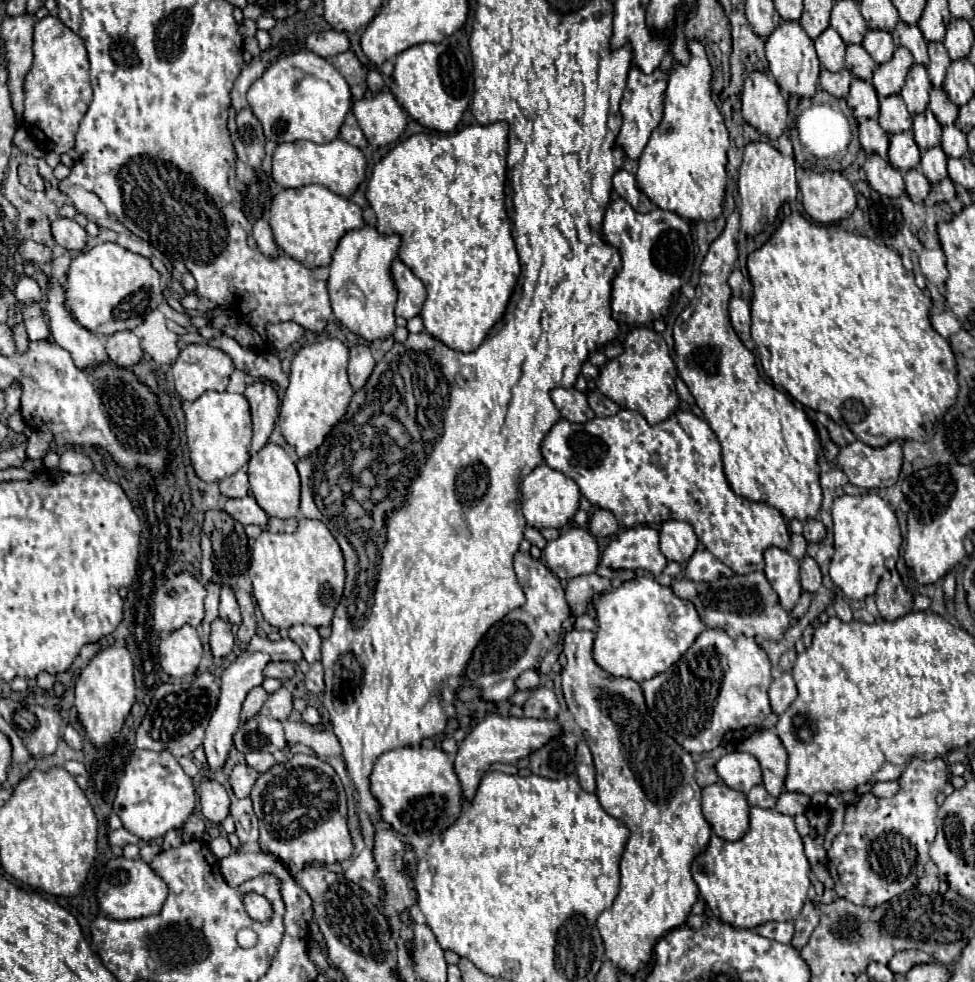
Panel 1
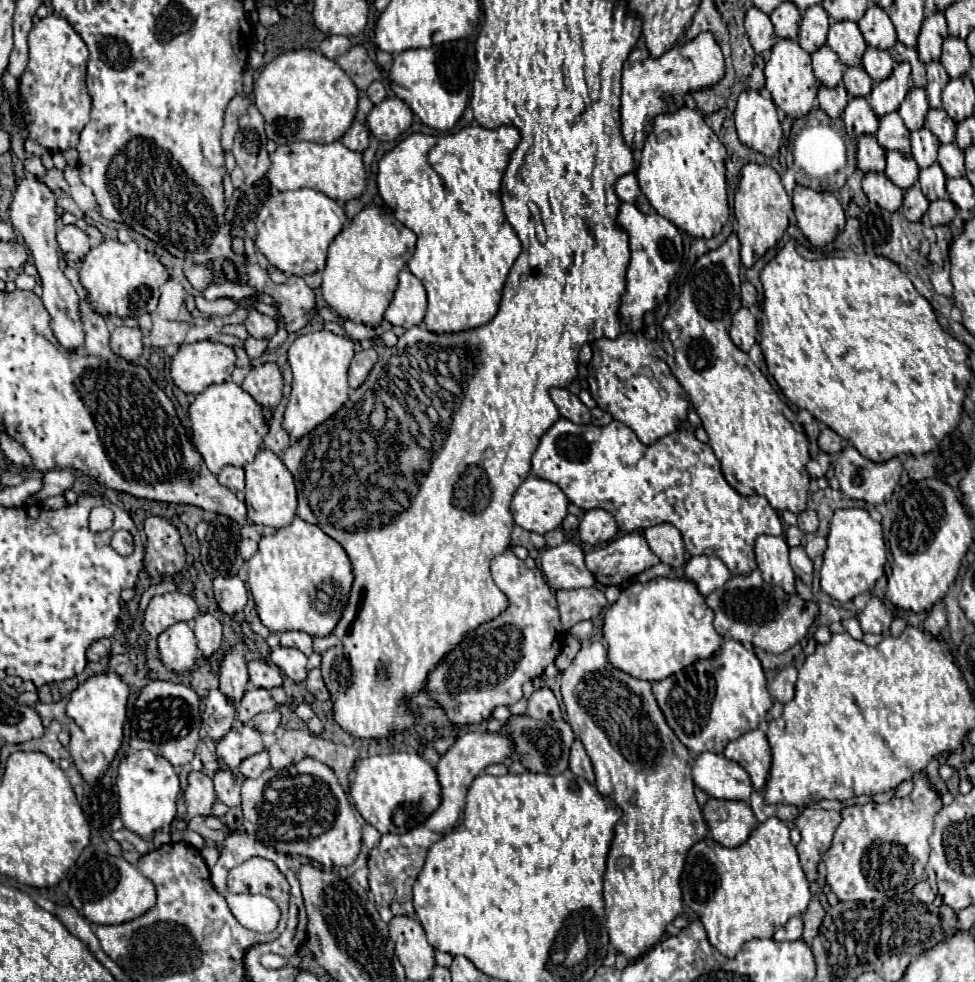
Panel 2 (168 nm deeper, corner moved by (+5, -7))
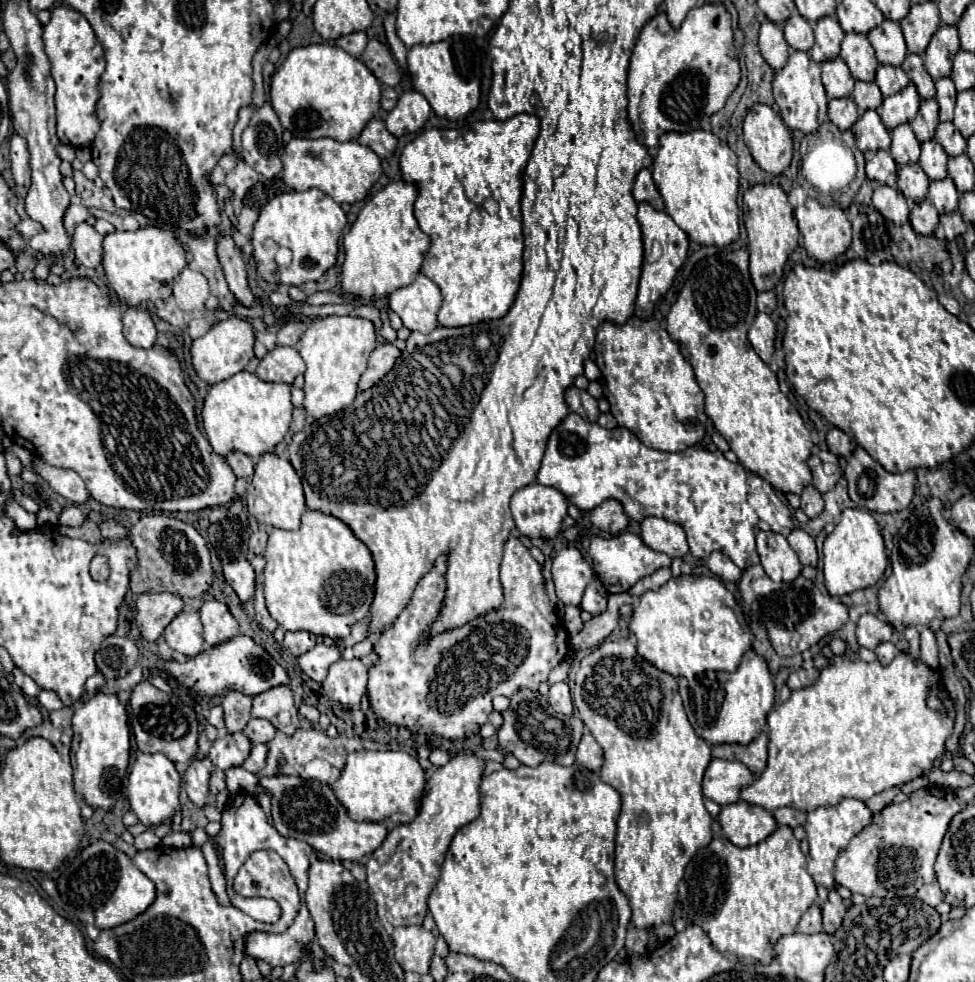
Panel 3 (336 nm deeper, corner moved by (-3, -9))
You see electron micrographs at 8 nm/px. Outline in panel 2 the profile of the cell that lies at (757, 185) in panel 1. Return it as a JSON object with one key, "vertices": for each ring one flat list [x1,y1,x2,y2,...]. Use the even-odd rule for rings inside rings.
{"vertices":[[747,163,741,169,741,179,735,189,735,217,737,237,741,243,741,263,751,267,769,247,775,247,789,225,789,213,793,211,791,197,787,195,779,173,769,165]]}

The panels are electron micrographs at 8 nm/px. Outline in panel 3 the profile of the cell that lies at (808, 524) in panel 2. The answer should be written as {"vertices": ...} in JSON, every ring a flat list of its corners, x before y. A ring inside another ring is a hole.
{"vertices":[[807,485,803,489,803,493,801,493,801,509,807,513,807,517,817,517,823,511,821,493,813,485]]}

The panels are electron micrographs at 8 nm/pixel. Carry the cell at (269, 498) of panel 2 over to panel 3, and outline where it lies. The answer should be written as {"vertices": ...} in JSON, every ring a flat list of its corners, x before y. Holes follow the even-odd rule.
{"vertices":[[265,453,255,463,255,475,251,489,247,493,247,509,259,523,279,527,279,529,299,529,301,515,305,513,305,495,301,479,297,477,293,465,273,453]]}

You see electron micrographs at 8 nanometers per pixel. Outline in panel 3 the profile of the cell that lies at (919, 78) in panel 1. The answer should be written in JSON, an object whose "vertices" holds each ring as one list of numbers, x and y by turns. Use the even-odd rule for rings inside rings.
{"vertices":[[935,99,921,101,919,113,911,121,911,129,915,131,919,143,925,143,925,141,931,141,933,139,935,127,939,125,939,115,937,113,939,113,939,107,937,107,937,101]]}

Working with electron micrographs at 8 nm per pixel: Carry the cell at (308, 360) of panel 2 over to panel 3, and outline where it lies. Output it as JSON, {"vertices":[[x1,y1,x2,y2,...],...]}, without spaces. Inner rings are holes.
{"vertices":[[353,315,315,317,301,335,299,353,307,365,305,371,305,411,309,417,325,417,349,407,357,393,357,381,367,369,367,359,377,345,375,327,369,319]]}

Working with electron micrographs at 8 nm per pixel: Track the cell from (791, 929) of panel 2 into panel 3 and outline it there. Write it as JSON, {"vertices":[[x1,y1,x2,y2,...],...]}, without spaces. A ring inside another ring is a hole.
{"vertices":[[813,903,801,917,801,923,797,927,799,933,819,933,821,931,821,907]]}

